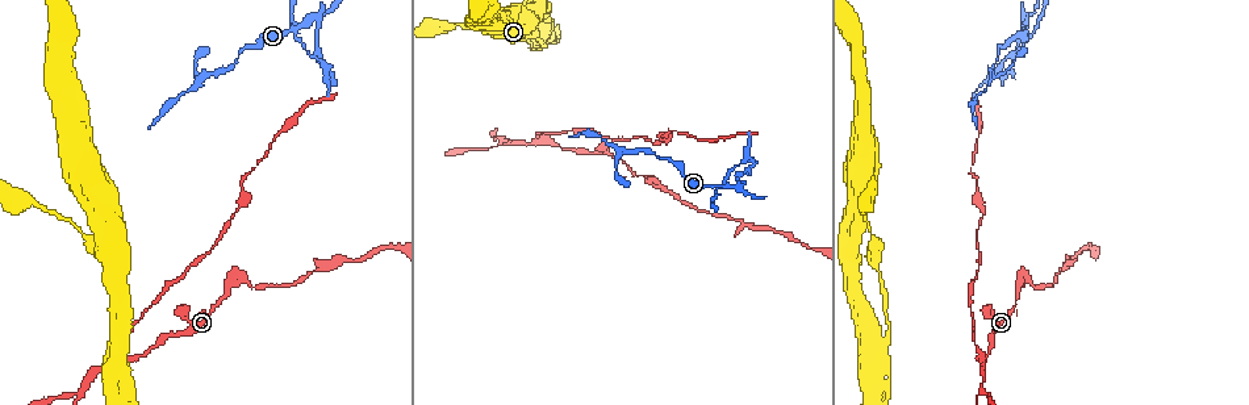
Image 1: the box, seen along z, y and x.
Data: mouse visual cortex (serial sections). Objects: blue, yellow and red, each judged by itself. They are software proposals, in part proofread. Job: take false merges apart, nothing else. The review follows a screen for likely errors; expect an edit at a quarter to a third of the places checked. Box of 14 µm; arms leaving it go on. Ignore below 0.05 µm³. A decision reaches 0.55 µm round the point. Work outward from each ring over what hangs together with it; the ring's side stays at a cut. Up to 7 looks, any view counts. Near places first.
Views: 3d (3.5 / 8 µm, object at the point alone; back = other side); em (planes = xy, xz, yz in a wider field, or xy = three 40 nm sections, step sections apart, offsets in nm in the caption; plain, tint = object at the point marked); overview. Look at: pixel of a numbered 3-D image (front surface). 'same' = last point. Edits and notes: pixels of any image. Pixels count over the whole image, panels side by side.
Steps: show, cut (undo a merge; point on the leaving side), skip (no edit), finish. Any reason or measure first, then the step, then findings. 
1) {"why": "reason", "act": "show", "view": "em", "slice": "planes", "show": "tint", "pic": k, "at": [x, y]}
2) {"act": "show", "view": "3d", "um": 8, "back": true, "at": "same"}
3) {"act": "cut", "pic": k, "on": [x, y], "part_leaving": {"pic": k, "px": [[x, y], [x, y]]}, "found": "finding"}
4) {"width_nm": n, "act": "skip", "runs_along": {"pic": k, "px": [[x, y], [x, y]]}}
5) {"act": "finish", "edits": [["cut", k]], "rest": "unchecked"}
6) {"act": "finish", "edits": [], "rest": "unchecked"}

{"why": "abrupt turn", "act": "show", "view": "3d", "um": 3.5, "pic": 1, "at": [203, 80]}

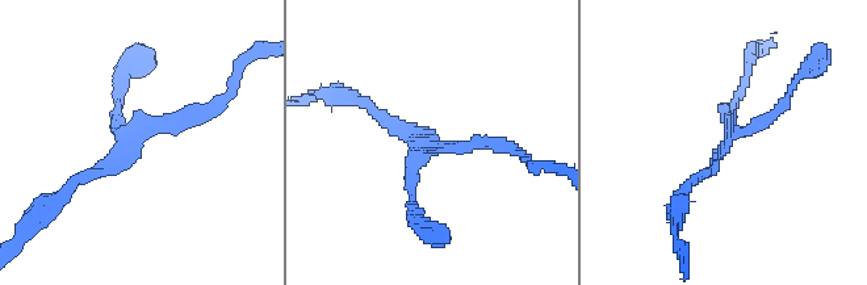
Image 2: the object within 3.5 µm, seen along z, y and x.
{"why": "shape alone is not enough", "act": "show", "view": "em", "slice": "planes", "show": "tint", "pic": 2, "at": [734, 135]}

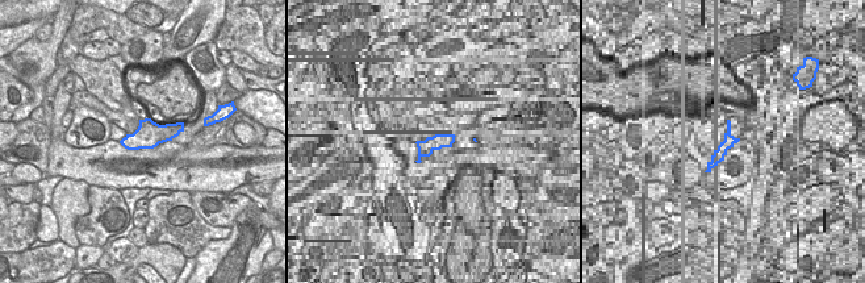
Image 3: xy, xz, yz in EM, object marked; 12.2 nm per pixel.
{"why": "cut it another way", "act": "show", "view": "em", "slice": "xy", "step": 2, "show": "tint", "at": "same"}

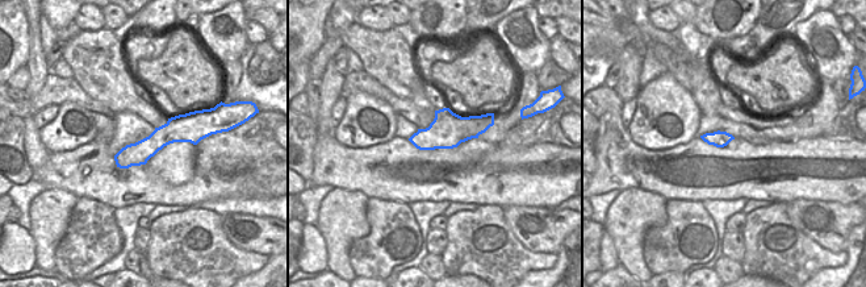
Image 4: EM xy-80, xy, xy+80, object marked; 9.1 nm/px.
{"act": "skip", "runs_along": {"pic": 4, "px": [[196, 133], [167, 133], [118, 161]]}, "found": "one cell here"}

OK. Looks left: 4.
{"why": "abrupt turn", "act": "show", "view": "3d", "um": 8, "pic": 1, "at": [541, 140]}

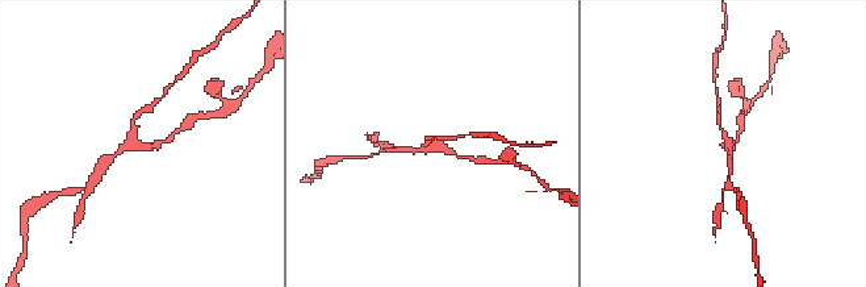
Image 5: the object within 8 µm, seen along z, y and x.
{"arms": 3, "arm_widths_nm": [100, 100, 200], "why": "shape alone is not enough", "act": "show", "view": "em", "slice": "xy", "step": 3, "show": "tint", "pic": 5, "at": [137, 142]}

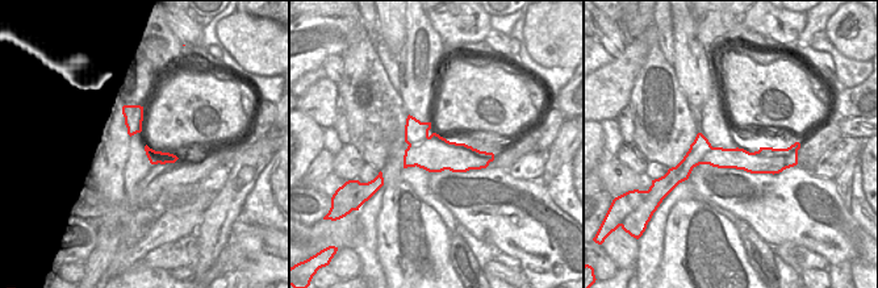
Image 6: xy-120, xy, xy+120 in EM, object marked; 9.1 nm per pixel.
{"act": "cut", "pic": 5, "on": [719, 207], "part_leaving": {"pic": 5, "px": [[727, 138], [718, 121], [718, 98]]}, "found": "two cells meet here"}

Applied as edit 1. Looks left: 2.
{"why": "thin neck", "act": "show", "view": "3d", "um": 3.5, "pic": 1, "at": [1060, 272]}

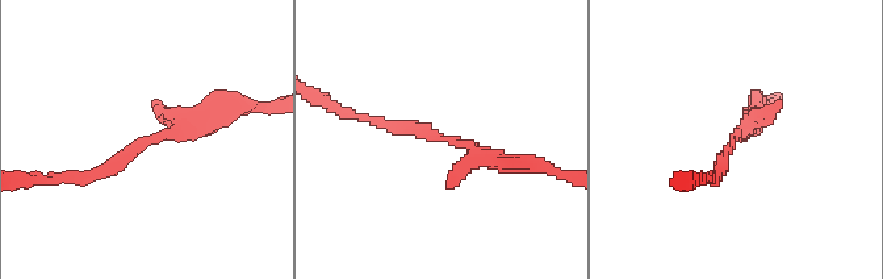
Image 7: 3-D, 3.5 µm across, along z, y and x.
{"why": "need the tissue", "act": "show", "view": "em", "slice": "xy", "step": 2, "show": "tint", "pic": 7, "at": [732, 144]}

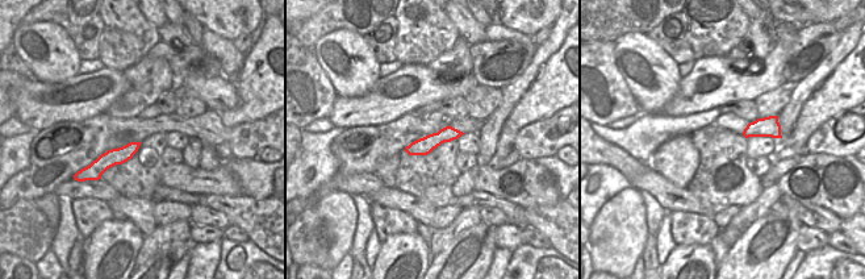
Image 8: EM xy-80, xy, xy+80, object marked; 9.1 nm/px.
{"act": "skip", "runs_along": {"pic": 8, "px": [[136, 145], [96, 169], [90, 169]]}, "found": "one cell here"}

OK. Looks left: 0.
{"act": "finish", "edits": [["cut", 5]], "rest": "unchecked"}

